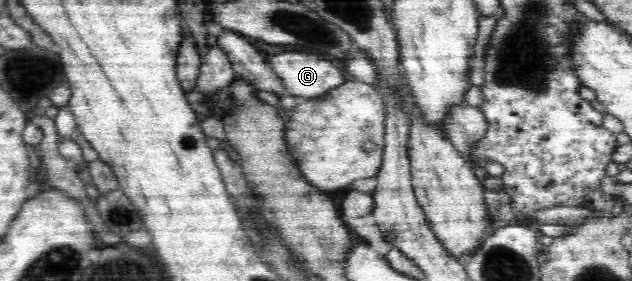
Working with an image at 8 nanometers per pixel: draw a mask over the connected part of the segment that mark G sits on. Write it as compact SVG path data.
M280 52L272 56L270 65L287 94L295 98L321 97L349 79L340 64L302 52Z

